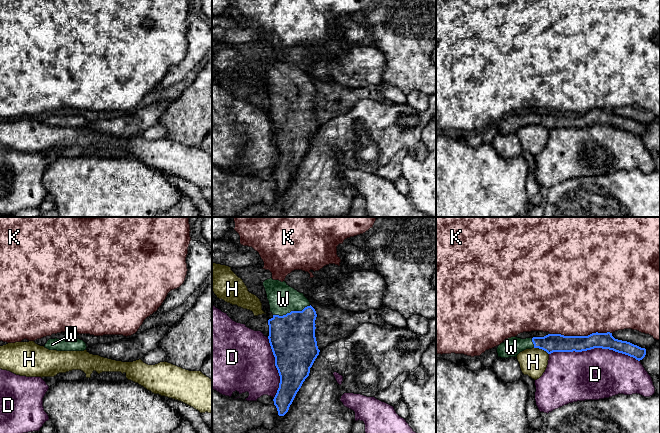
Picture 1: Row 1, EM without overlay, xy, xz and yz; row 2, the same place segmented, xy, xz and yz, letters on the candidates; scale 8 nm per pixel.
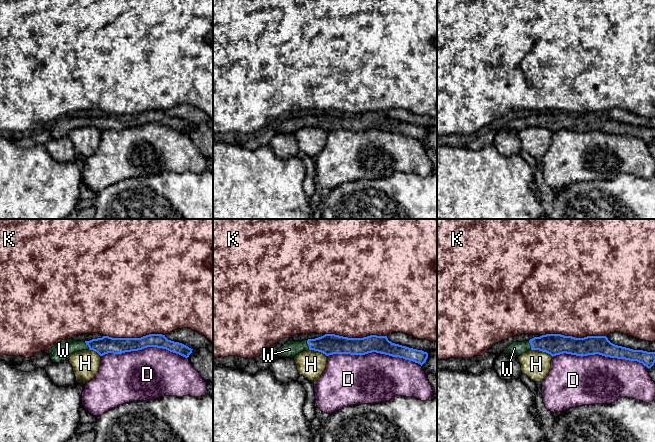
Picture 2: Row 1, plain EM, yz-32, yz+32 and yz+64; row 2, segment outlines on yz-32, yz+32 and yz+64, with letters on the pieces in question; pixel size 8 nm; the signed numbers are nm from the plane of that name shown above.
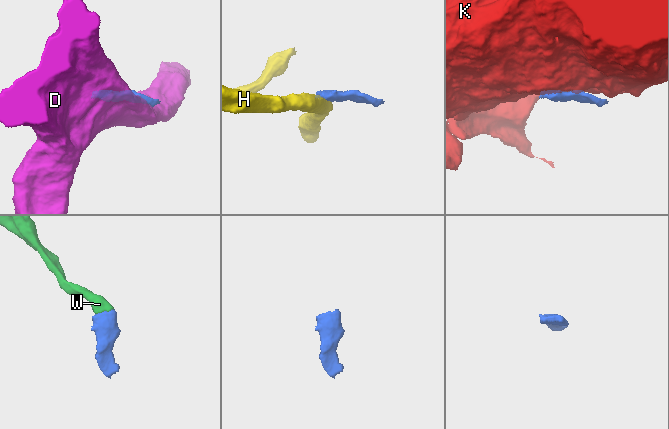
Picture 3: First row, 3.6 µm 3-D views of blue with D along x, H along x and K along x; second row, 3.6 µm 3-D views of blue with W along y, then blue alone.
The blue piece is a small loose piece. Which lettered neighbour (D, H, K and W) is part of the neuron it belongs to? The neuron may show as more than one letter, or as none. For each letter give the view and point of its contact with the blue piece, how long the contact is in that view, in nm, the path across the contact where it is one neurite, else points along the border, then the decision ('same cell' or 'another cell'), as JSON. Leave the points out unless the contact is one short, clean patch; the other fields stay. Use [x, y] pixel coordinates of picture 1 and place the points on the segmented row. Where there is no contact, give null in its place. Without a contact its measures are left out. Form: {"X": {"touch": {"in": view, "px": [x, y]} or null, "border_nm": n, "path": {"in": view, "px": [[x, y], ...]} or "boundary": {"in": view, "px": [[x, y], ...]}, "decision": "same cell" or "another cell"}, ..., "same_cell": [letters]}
{"D": {"touch": {"in": "yz", "px": [594, 347]}, "border_nm": 750, "decision": "another cell"}, "H": {"touch": {"in": "yz", "px": [541, 348]}, "border_nm": 130, "boundary": {"in": "yz", "px": [[534, 347], [541, 348], [548, 354]]}, "decision": "another cell"}, "K": {"touch": {"in": "yz", "px": [580, 336]}, "border_nm": 500, "decision": "another cell"}, "W": {"touch": {"in": "xz", "px": [291, 311]}, "border_nm": 320, "path": {"in": "xz", "px": [[292, 338], [291, 311], [283, 299]]}, "decision": "same cell"}, "same_cell": ["W"]}

